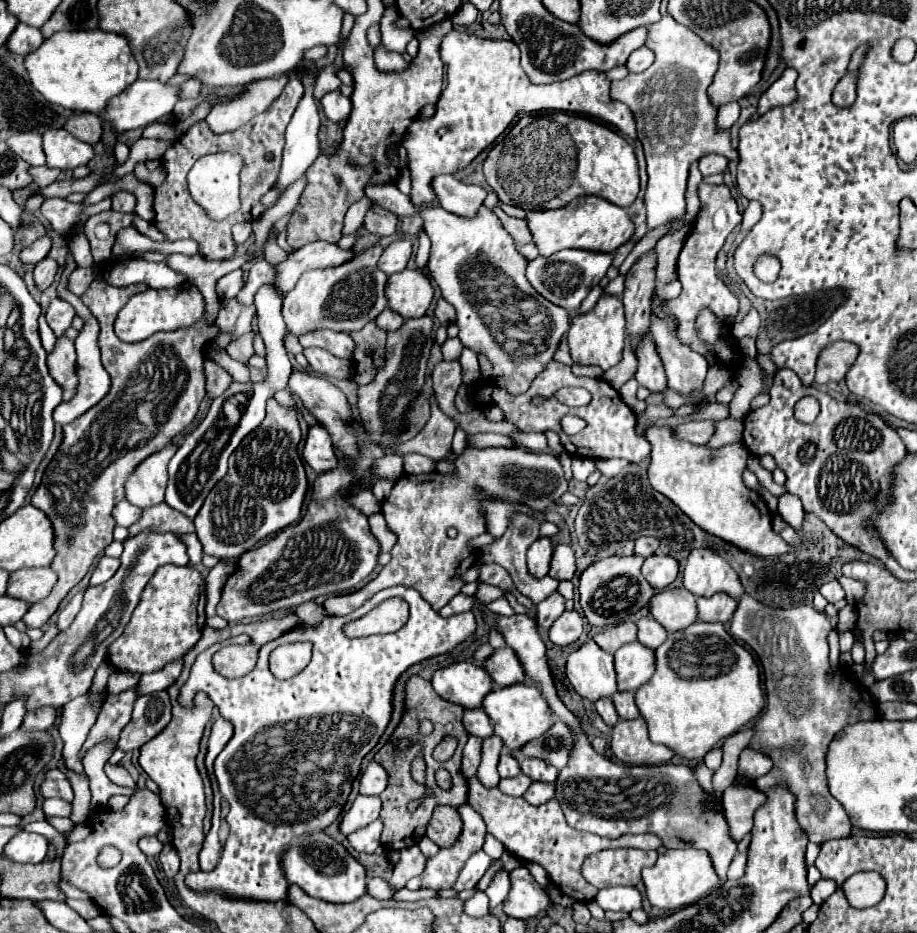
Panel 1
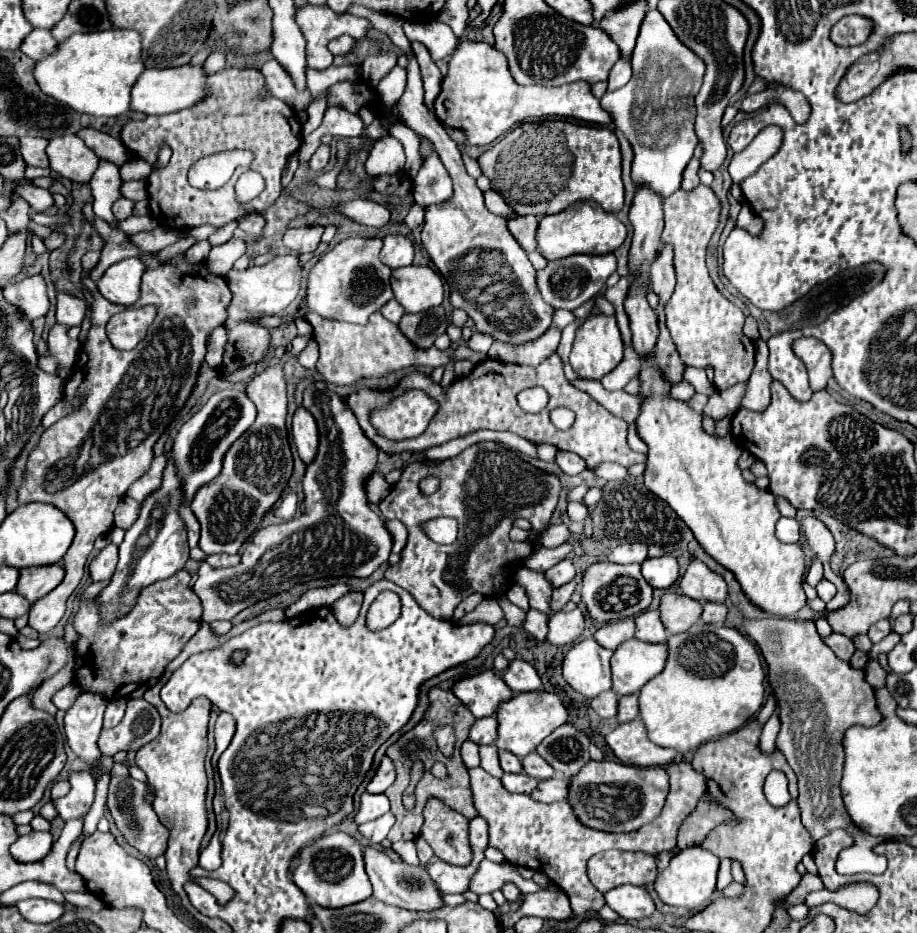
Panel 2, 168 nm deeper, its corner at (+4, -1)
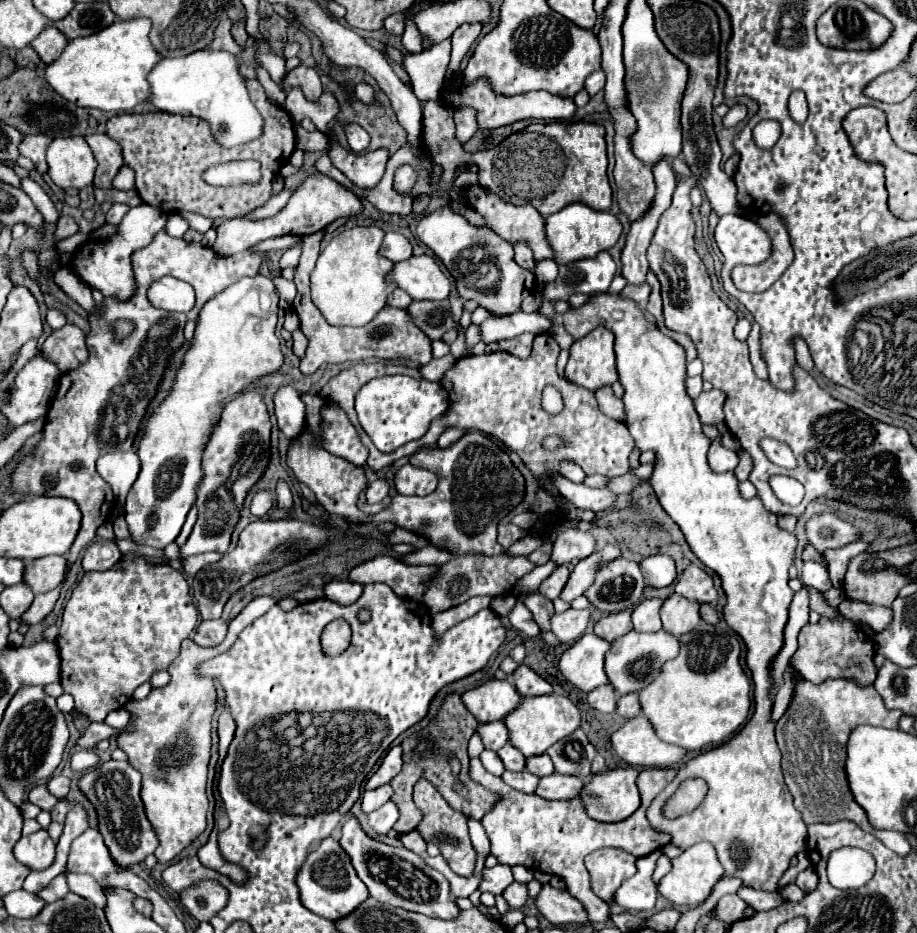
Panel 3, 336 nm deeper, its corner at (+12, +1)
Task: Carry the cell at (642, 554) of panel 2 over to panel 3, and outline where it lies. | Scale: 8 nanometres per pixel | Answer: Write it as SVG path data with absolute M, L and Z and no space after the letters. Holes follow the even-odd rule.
M606 546L606 548L600 548L596 550L592 556L580 560L574 568L574 572L570 574L570 580L566 584L566 588L562 590L560 598L566 600L566 602L572 602L576 600L578 596L582 596L586 592L586 588L592 584L596 572L600 570L602 564L614 560L620 556L620 548L618 546Z

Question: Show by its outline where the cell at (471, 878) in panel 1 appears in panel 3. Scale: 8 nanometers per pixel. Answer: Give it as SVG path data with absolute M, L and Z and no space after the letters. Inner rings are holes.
M496 864L494 868L484 868L484 880L480 884L482 892L492 892L492 894L502 894L510 884L514 882L510 866Z

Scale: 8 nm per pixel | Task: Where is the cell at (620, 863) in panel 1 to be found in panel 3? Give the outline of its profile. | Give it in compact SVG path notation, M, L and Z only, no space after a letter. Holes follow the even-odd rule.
M600 848L586 856L592 890L606 902L612 902L616 888L636 874L636 858L616 848Z

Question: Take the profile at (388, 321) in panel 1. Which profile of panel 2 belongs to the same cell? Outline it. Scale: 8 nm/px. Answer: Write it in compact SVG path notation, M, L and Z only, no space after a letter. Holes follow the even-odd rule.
M392 298L386 306L382 306L382 310L380 310L380 312L382 312L382 316L384 316L384 318L388 318L388 320L390 320L390 322L394 322L394 324L398 324L398 322L400 322L400 318L404 316L404 308L402 308L394 298Z

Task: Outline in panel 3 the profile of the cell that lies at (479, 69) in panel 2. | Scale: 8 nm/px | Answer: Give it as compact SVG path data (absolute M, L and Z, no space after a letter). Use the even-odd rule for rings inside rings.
M476 80L472 82L468 88L460 88L460 90L452 90L452 92L446 92L442 94L442 100L446 106L452 106L452 108L462 108L462 106L472 106L478 110L478 124L480 128L498 128L498 126L506 126L506 124L512 124L516 120L524 120L524 118L534 118L534 120L570 120L576 112L576 106L574 106L574 100L570 98L560 98L560 96L552 96L544 90L538 90L538 92L532 92L532 94L518 94L518 96L496 96L488 82L486 80Z

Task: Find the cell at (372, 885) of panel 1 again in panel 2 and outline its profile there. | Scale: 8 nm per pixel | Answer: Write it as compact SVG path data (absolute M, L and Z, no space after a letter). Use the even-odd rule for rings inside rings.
M374 848L364 850L364 862L366 862L366 874L370 876L370 884L374 890L372 894L374 898L392 906L406 908L406 910L436 910L442 906L442 892L434 886L434 882L430 880L428 872L422 866L408 866L404 862L392 862L386 854L376 852Z

